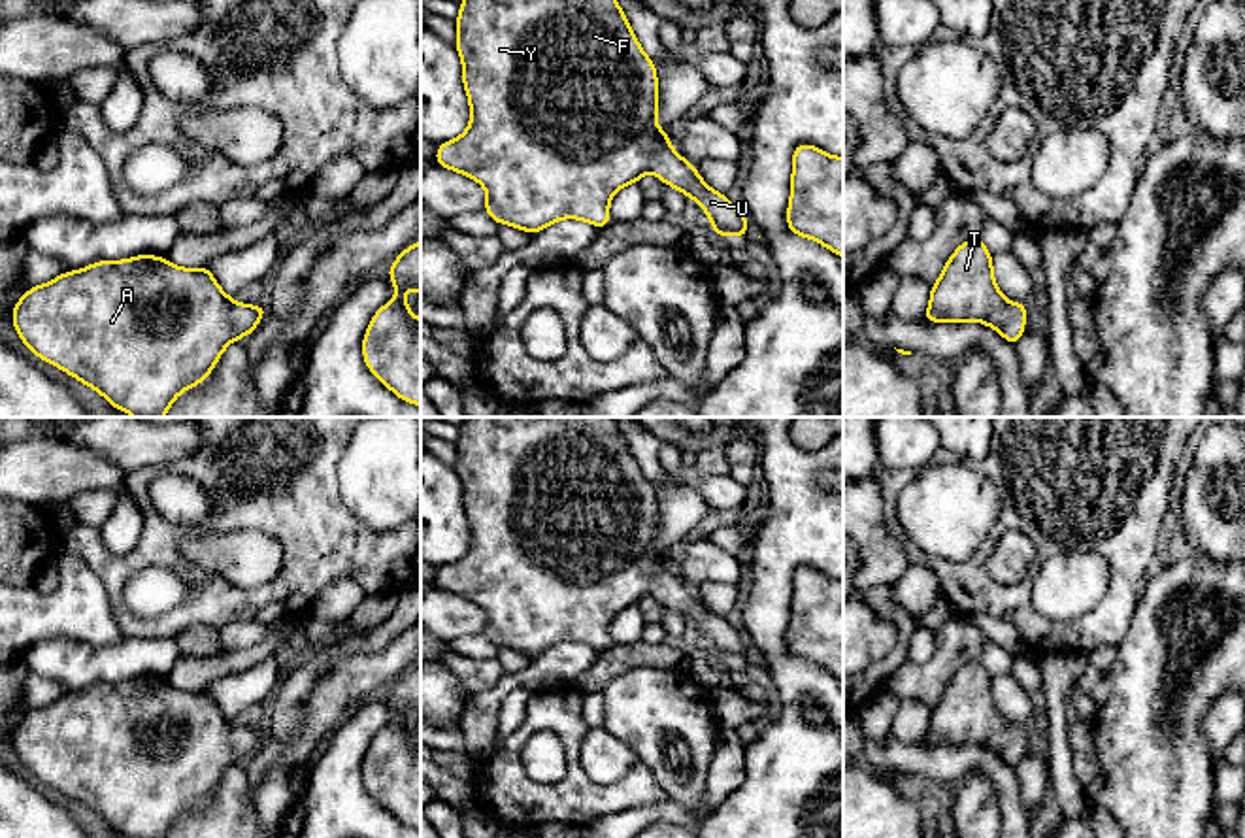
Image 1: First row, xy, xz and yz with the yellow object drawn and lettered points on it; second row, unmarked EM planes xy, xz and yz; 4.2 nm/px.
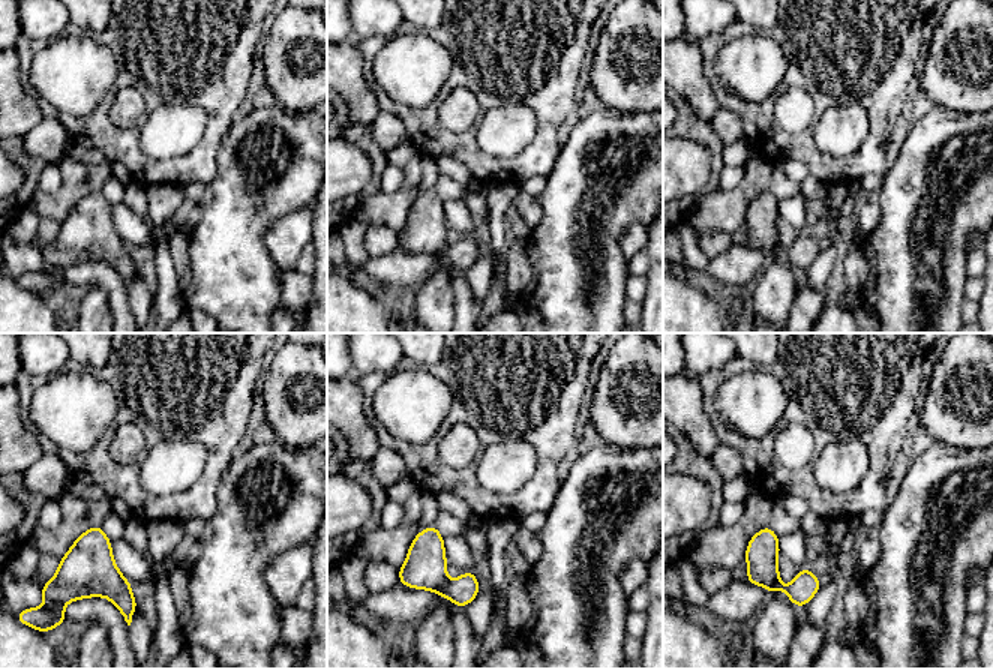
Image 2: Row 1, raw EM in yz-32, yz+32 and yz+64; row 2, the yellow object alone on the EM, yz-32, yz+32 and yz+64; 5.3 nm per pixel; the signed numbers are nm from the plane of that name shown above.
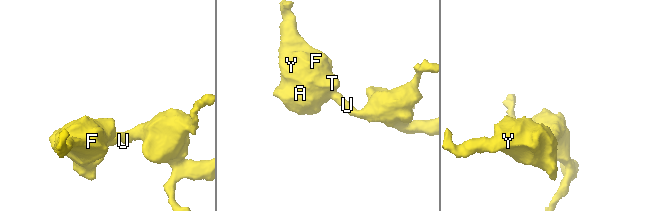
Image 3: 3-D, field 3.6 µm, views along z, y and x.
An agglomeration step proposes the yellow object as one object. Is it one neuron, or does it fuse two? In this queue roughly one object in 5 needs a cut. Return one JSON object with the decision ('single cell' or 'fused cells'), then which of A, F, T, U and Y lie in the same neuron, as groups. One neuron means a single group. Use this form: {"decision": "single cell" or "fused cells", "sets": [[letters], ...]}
{"decision": "single cell", "sets": [["A", "F", "T", "U", "Y"]]}

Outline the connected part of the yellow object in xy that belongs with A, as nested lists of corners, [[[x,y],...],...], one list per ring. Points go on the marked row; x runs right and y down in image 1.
[[[166,257],[96,260],[28,289],[11,310],[13,328],[42,360],[94,389],[115,410],[164,417],[174,400],[198,387],[226,345],[249,336],[268,304],[238,304],[208,266],[181,268]]]

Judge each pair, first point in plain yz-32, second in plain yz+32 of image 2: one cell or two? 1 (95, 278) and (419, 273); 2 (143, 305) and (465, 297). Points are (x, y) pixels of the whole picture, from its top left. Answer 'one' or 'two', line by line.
1: one
2: two

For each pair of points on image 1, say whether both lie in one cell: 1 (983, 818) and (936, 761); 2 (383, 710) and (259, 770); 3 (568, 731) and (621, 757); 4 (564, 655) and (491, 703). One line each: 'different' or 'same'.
1: different
2: different
3: different
4: same

